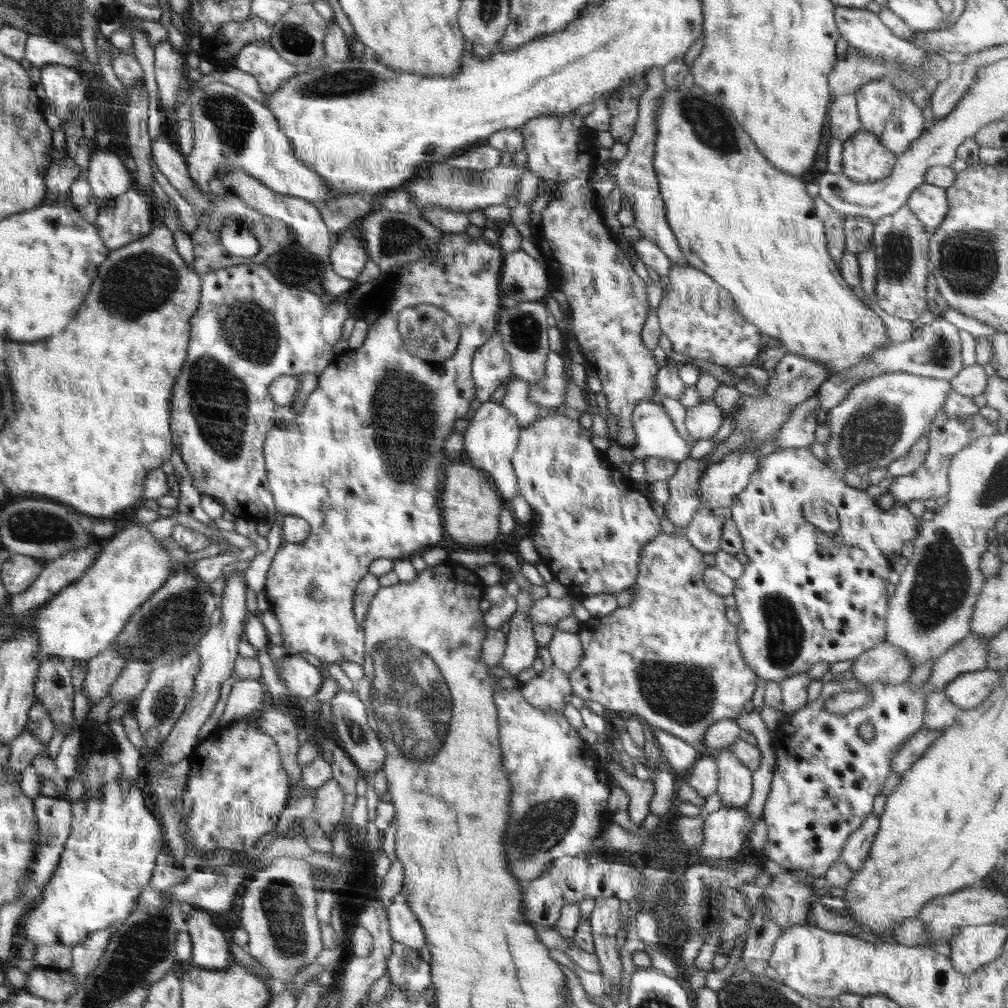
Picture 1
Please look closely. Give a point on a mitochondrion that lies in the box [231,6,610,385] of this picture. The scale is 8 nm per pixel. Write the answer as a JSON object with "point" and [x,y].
{"point":[341,83]}

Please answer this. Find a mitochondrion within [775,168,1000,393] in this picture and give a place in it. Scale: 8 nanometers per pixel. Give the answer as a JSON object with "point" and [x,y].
{"point":[962,267]}

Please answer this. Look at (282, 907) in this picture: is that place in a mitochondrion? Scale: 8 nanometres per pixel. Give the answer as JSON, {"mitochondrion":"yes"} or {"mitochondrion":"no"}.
{"mitochondrion":"yes"}

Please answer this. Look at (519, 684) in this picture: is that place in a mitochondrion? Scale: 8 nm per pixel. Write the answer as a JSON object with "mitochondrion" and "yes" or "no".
{"mitochondrion":"no"}

